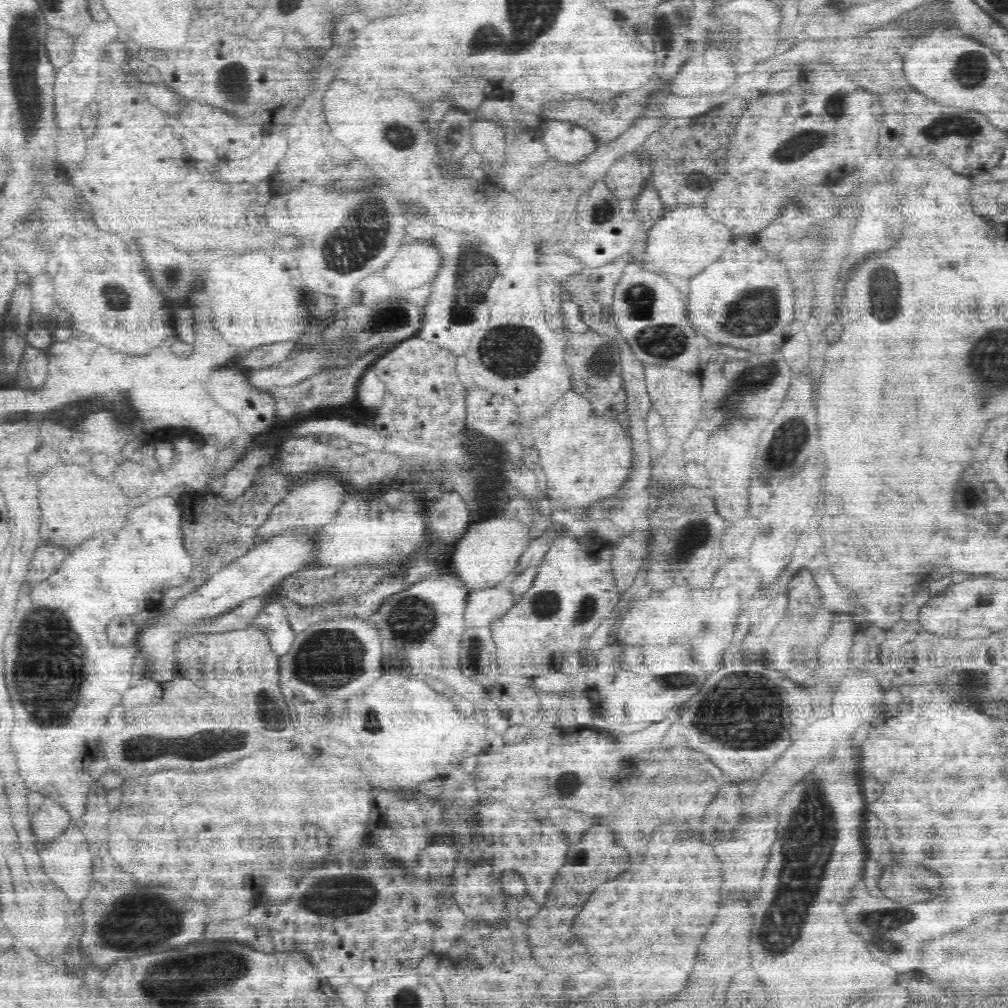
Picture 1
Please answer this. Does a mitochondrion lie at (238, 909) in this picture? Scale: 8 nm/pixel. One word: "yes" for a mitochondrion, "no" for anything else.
no

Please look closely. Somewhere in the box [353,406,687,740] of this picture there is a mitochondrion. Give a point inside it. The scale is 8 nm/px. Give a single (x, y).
(407, 631)

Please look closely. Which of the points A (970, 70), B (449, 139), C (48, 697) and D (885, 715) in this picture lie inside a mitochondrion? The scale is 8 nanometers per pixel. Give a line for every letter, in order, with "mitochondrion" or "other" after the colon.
A: mitochondrion
B: other
C: mitochondrion
D: other

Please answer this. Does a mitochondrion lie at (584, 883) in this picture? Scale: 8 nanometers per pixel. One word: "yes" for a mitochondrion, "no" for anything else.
no

